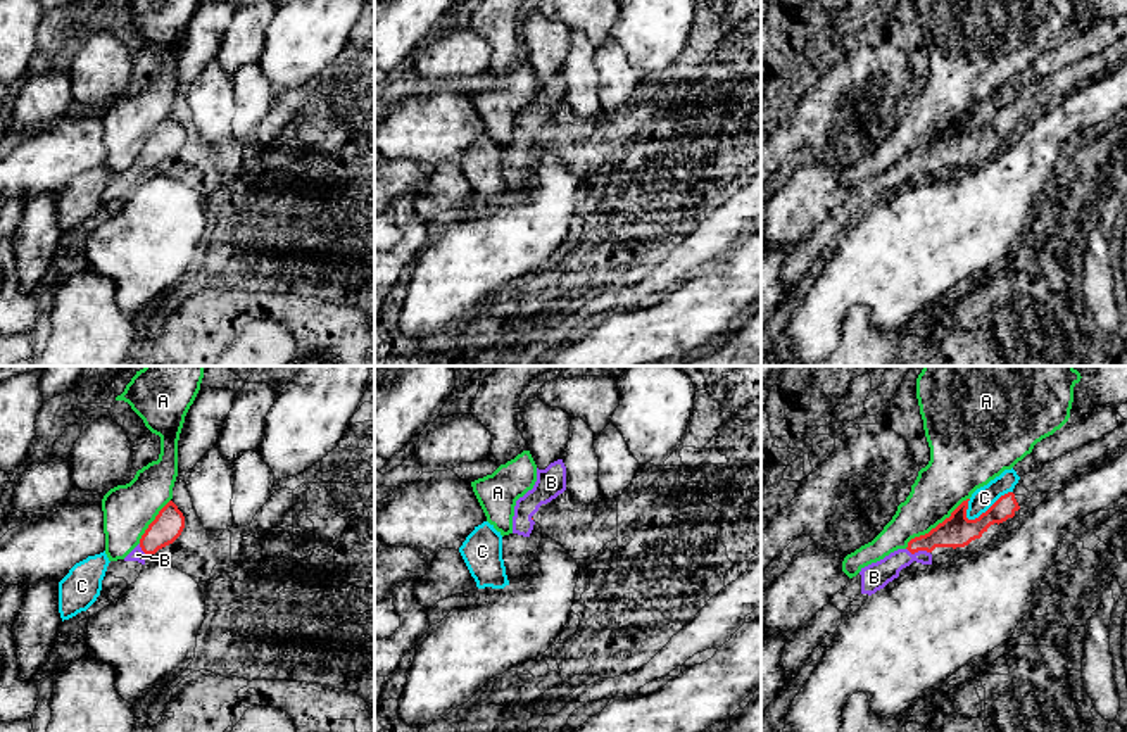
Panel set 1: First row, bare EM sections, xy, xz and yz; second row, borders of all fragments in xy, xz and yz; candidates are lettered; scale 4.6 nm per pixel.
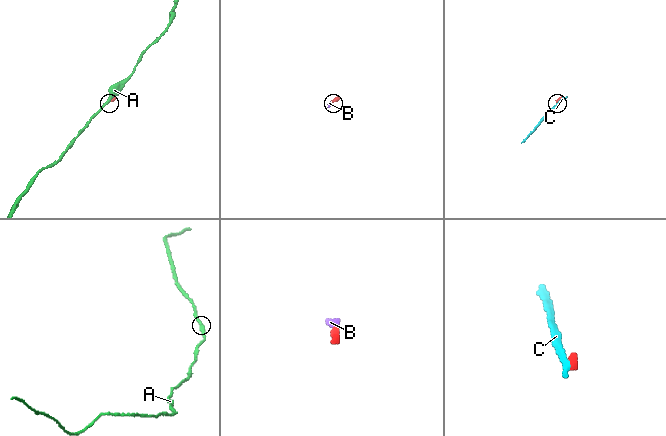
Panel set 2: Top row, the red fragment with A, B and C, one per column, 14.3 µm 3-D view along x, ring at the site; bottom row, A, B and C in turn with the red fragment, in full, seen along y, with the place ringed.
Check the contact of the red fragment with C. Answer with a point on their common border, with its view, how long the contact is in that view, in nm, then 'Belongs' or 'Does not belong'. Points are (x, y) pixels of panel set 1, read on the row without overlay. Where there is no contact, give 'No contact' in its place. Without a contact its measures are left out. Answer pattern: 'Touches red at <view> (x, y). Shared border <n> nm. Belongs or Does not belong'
Touches red at yz (989, 121). Shared border 260 nm. Does not belong

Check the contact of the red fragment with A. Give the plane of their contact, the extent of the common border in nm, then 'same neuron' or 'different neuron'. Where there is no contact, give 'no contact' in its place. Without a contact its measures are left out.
meets red in yz; contact 380 nm long; different neuron

